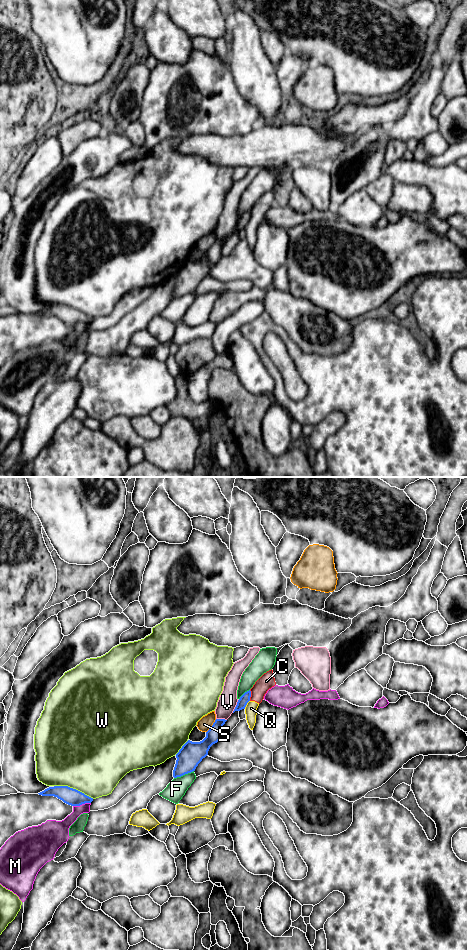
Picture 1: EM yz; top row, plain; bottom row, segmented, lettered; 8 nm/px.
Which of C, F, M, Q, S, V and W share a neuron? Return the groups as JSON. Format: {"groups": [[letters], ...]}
{"groups": [["C", "Q"], ["F"], ["M"], ["S"], ["V"], ["W"]]}

